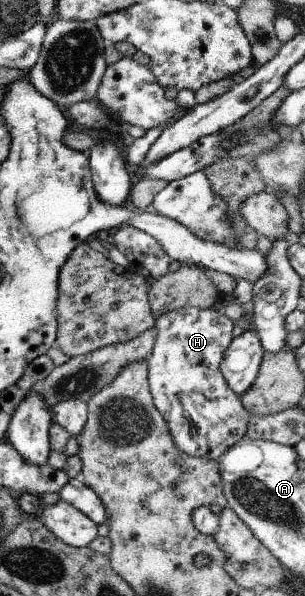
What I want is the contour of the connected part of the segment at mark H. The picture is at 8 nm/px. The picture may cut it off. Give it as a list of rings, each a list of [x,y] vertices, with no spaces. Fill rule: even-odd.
[[[180,307],[178,309],[173,309],[170,311],[165,311],[161,315],[154,318],[153,322],[156,337],[154,345],[152,346],[151,352],[145,359],[147,363],[147,382],[149,385],[149,392],[152,396],[153,406],[158,410],[159,416],[162,416],[168,431],[170,432],[171,438],[173,439],[173,444],[182,453],[192,457],[206,457],[207,459],[217,460],[228,448],[231,448],[238,440],[244,437],[247,423],[250,418],[248,410],[242,407],[240,400],[236,397],[227,387],[224,378],[220,375],[219,365],[222,361],[223,353],[226,351],[228,344],[232,341],[232,329],[233,321],[226,318],[222,312],[219,313],[217,307],[210,309],[198,309],[195,307]]]

